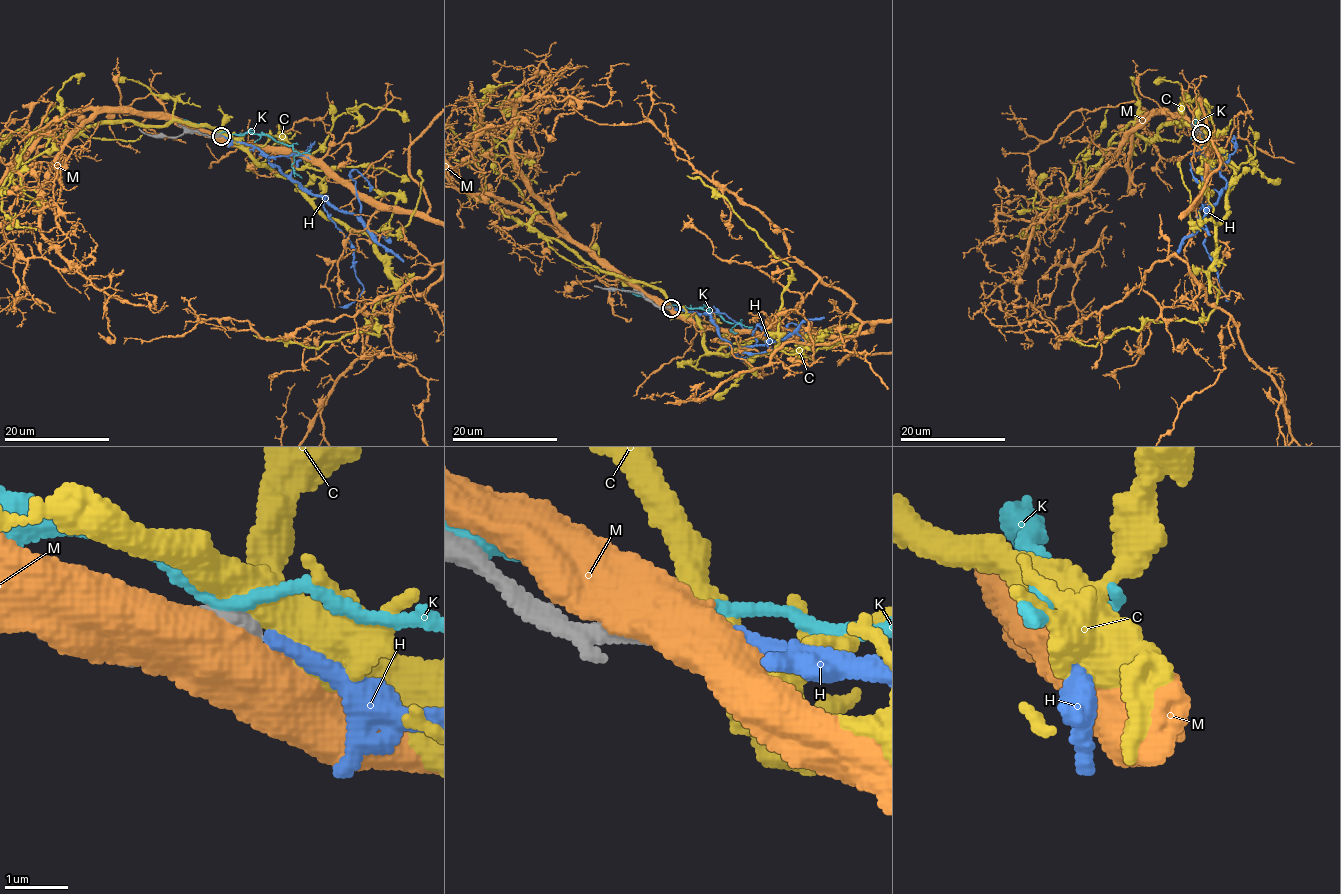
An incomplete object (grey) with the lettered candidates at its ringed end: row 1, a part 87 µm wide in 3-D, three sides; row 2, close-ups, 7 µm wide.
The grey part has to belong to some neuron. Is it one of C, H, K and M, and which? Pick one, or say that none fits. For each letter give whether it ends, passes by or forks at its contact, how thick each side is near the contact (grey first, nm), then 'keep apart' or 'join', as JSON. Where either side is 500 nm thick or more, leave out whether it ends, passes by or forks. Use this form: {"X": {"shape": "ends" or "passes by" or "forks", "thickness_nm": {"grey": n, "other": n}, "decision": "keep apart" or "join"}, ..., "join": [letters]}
{"C": {"shape": "forks", "thickness_nm": {"grey": 400, "other": 420}, "decision": "keep apart"}, "H": {"shape": "ends", "thickness_nm": {"grey": 400, "other": 280}, "decision": "join"}, "K": {"shape": "forks", "thickness_nm": {"grey": 440, "other": 200}, "decision": "keep apart"}, "M": {"thickness_nm": {"grey": 460, "other": 600}, "decision": "keep apart"}, "join": ["H"]}

